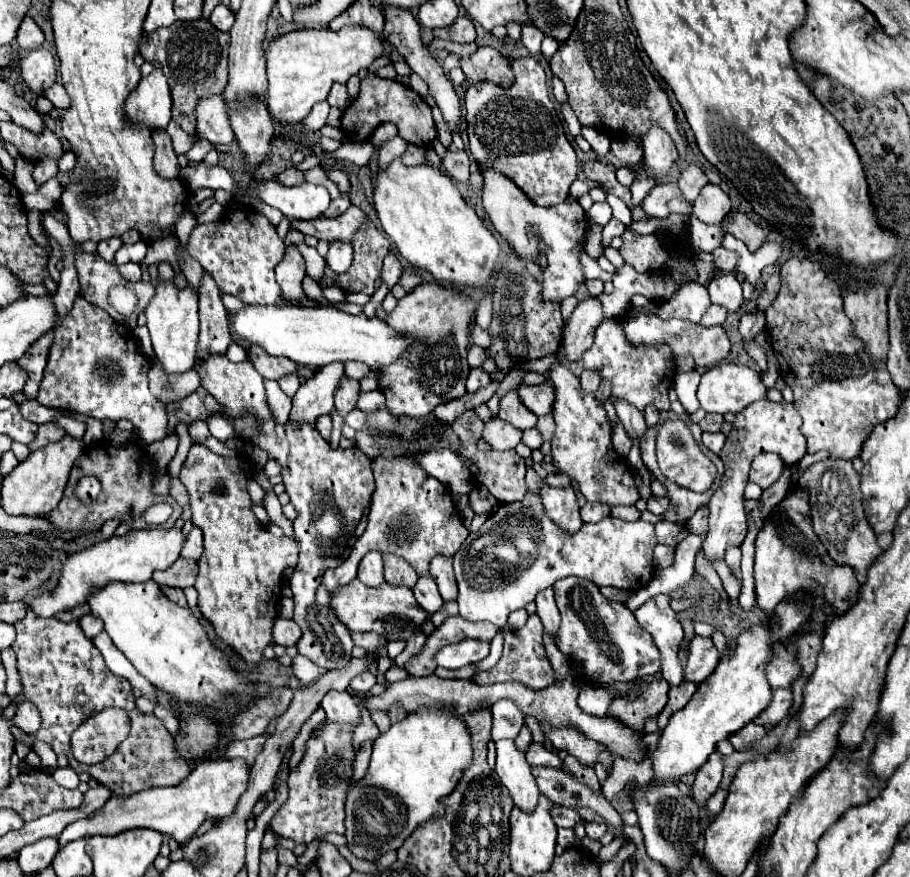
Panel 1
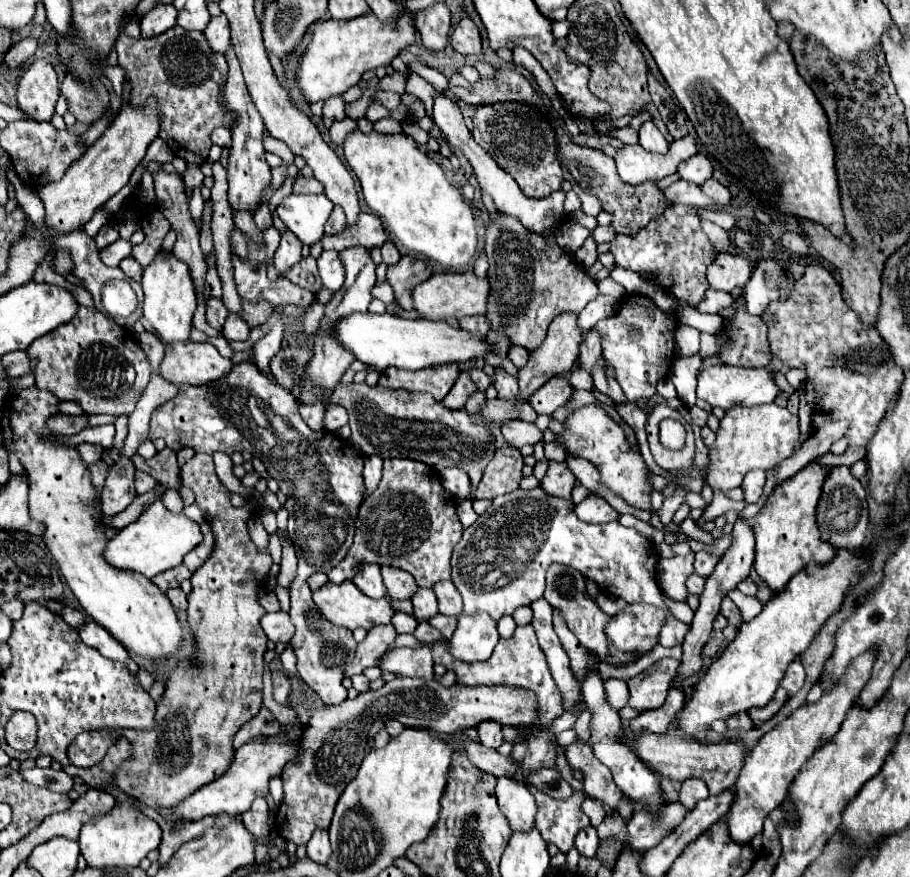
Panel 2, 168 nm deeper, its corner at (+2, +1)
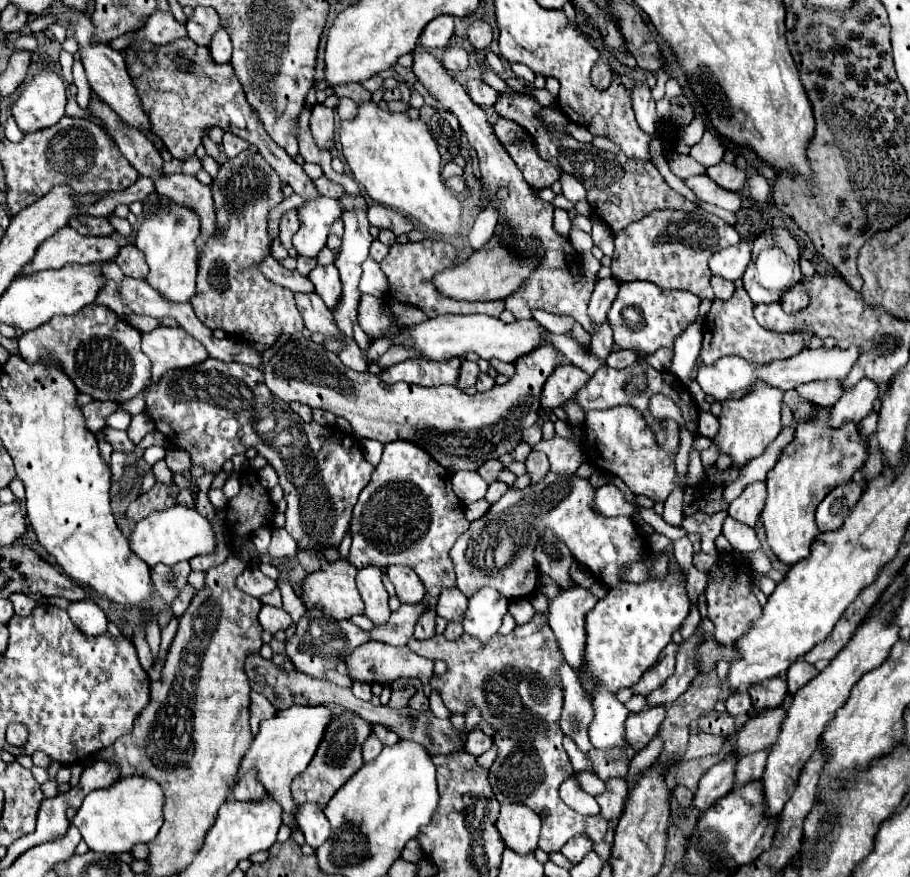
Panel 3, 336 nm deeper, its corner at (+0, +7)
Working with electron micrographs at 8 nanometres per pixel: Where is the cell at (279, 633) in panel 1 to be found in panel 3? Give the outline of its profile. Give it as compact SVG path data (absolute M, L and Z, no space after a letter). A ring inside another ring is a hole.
M262 606L258 612L258 620L260 626L270 634L276 634L278 630L286 630L292 624L292 618L282 608L274 608L274 606Z

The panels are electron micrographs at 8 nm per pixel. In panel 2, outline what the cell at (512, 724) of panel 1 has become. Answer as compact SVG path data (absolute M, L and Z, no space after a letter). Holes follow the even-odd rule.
M480 722L480 726L476 726L478 734L480 734L480 742L488 748L498 748L504 740L502 740L502 726L496 722Z

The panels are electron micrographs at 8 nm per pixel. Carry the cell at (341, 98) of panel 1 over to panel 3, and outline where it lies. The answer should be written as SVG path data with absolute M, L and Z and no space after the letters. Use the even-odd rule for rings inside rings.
M316 104L312 108L310 132L312 132L312 138L320 150L330 148L330 142L334 140L334 112L332 112L332 108L326 108L322 104Z

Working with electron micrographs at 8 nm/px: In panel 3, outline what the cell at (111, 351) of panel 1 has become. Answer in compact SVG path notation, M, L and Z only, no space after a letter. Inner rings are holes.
M90 304L84 306L74 316L54 316L50 324L42 324L42 328L34 328L30 332L24 332L18 340L18 348L22 358L36 362L38 358L58 358L58 364L66 370L66 374L72 378L76 388L80 392L90 394L94 400L112 400L118 404L124 404L138 396L148 384L150 384L150 360L140 350L140 332L132 328L126 320L122 320L116 312L110 308L104 308L102 304Z

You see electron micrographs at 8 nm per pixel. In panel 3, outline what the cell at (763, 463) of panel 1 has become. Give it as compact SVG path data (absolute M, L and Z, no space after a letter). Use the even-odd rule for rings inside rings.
M766 482L748 484L746 490L730 504L728 514L734 520L754 528L758 524L762 508L764 508L764 500L766 500Z

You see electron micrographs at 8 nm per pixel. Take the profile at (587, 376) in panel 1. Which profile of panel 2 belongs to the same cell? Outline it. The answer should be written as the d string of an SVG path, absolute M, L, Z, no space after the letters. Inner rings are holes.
M590 330L590 332L584 334L584 342L580 346L580 360L578 360L580 362L580 368L592 374L592 370L594 370L596 362L600 360L600 356L602 356L600 336L598 336L598 332Z

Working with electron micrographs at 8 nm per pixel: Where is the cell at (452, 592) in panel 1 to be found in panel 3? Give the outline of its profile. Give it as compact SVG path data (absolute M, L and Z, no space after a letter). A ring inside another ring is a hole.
M446 588L442 590L436 606L436 614L442 616L448 622L462 622L462 616L466 612L468 598L458 592L458 588Z

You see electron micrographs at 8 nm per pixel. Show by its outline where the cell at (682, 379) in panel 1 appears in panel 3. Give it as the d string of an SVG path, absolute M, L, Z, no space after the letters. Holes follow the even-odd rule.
M692 322L678 340L674 340L674 360L670 372L676 374L684 384L692 380L692 370L698 362L702 348L702 330L698 322Z

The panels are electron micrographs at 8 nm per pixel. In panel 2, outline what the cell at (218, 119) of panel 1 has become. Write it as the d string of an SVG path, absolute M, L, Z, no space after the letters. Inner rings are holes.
M218 126L212 132L212 142L222 146L222 148L230 148L230 130L226 126Z

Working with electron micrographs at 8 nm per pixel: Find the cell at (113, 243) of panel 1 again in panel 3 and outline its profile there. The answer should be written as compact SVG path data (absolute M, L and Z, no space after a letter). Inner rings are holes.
M74 216L74 220L70 220L70 226L76 228L84 236L110 236L110 234L114 234L114 228L108 224L106 218Z

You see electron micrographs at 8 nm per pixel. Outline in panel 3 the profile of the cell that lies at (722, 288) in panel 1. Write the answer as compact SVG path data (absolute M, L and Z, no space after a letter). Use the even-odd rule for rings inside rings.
M742 240L736 246L718 250L710 258L710 270L712 270L712 274L734 282L734 280L742 278L748 262L750 262L750 246L748 246L748 242Z

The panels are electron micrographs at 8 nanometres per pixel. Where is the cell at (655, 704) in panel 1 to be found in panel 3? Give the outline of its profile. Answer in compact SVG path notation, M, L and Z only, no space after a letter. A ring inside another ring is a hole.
M670 642L670 644L662 650L660 660L642 674L642 678L640 678L638 684L632 688L632 692L634 692L634 694L648 696L652 690L660 688L660 686L670 678L670 674L674 672L676 652L678 652L678 644L676 644L676 642Z

